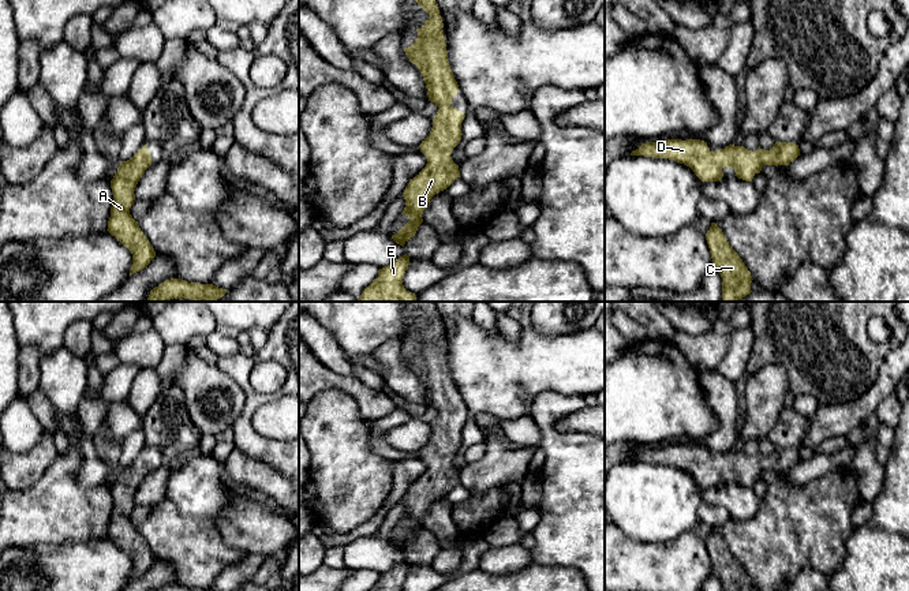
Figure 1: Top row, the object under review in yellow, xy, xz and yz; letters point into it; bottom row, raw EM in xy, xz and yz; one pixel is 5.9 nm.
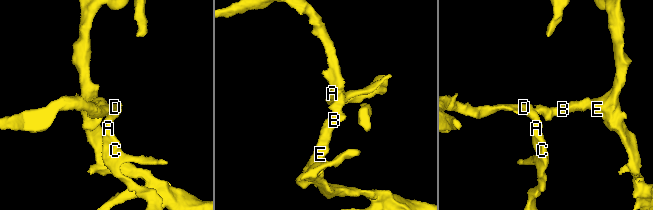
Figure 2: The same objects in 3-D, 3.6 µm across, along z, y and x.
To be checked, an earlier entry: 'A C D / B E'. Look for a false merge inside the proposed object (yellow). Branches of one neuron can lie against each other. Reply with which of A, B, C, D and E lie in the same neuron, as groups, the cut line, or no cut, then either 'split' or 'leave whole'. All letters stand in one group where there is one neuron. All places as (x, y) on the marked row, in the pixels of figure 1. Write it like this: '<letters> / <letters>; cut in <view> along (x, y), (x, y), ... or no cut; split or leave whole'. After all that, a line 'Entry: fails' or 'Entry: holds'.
A B C D E; no cut; leave whole
Entry: fails

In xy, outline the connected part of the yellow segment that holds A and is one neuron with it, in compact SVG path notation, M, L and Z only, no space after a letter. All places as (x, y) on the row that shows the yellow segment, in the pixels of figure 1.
M145 145L130 160L120 161L120 167L111 180L113 203L106 231L131 251L130 276L145 269L156 257L156 251L141 231L138 221L130 214L135 201L135 187L150 165L152 156Z

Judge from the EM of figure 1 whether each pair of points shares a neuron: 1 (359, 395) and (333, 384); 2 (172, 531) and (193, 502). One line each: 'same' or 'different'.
1: same
2: different

